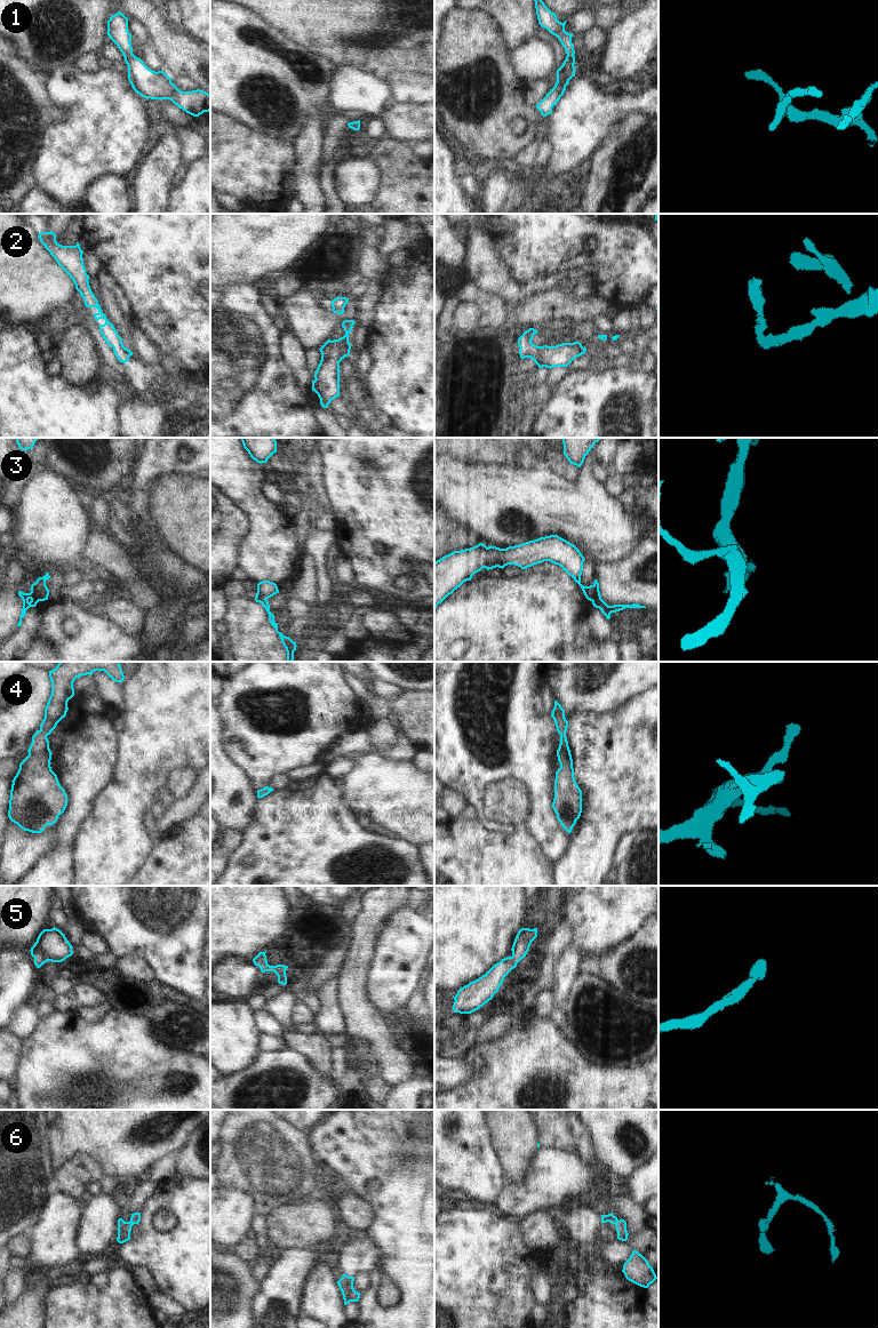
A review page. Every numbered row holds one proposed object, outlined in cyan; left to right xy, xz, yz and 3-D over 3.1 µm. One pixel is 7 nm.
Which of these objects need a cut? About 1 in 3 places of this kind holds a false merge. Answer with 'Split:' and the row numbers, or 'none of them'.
Split: 3

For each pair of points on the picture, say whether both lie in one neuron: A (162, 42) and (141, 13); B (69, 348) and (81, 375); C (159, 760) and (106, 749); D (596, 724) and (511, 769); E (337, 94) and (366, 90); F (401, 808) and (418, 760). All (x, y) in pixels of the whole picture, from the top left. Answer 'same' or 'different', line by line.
A: same
B: same
C: different
D: different
E: same
F: different

